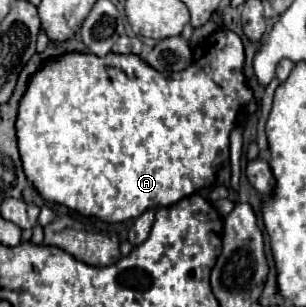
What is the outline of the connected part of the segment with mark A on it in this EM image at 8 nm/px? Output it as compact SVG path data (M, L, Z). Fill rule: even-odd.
M217 28L213 34L209 34L195 50L193 50L193 62L189 68L181 72L157 72L147 62L143 62L135 54L113 54L107 56L95 56L95 54L65 54L57 60L47 62L29 82L29 88L23 96L23 102L19 104L19 122L17 122L17 138L19 138L19 152L23 158L23 168L27 170L27 178L35 184L37 192L49 200L63 204L79 214L95 216L105 222L125 222L133 220L145 210L163 208L163 206L175 206L181 198L187 198L203 188L209 188L215 184L219 168L229 160L229 134L237 126L239 114L251 116L257 110L257 102L253 98L253 90L247 86L247 76L243 74L243 42L241 38L227 30Z

